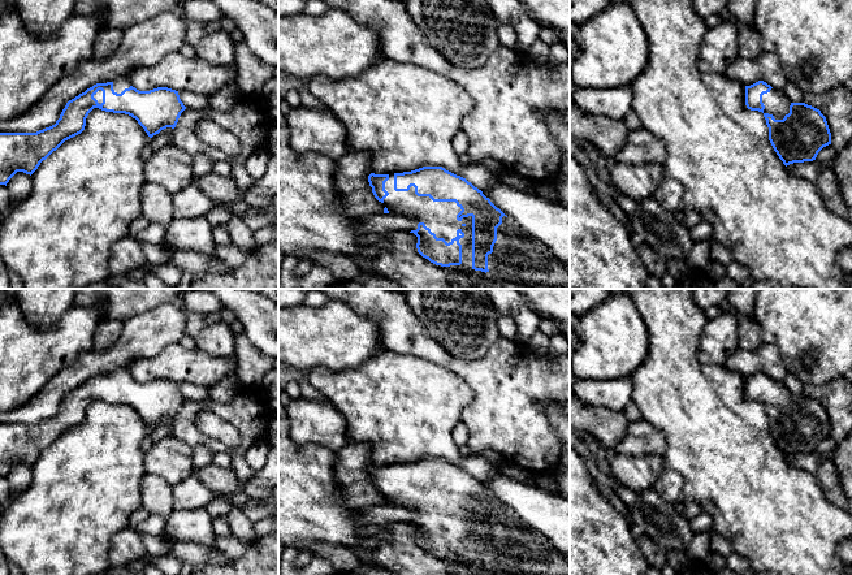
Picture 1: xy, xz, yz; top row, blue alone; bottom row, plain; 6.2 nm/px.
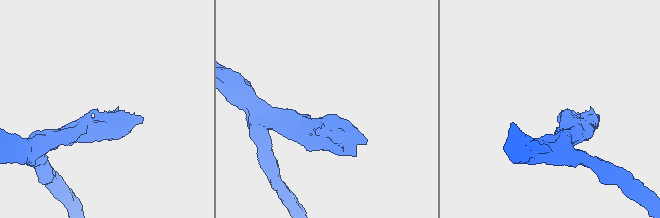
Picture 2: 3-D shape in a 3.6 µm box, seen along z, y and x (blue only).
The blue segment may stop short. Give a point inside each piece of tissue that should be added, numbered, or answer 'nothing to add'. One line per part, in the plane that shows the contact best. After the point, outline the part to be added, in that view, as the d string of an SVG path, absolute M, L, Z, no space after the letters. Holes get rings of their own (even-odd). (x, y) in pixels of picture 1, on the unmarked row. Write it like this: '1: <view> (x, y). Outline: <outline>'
1: xz (440, 509). Outline: M389 464L385 474L389 487L384 490L384 497L392 506L401 506L424 514L437 529L444 529L447 535L457 528L460 520L464 528L459 531L462 536L462 557L472 561L472 507L457 511L462 502L455 493L433 493L429 488L418 488L415 479L408 483L394 481L394 466Z

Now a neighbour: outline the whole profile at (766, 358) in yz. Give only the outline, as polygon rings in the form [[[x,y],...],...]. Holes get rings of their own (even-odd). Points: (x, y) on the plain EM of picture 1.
[[[761,343],[753,350],[738,349],[725,367],[740,373],[744,379],[764,372],[773,380],[784,382],[788,375],[779,349],[771,343]]]

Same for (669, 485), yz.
[[[665,468],[652,488],[669,505],[683,501],[683,480],[674,470]]]

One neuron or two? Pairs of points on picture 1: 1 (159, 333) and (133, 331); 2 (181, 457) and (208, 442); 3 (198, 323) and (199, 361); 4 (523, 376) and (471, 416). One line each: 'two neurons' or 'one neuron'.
1: one neuron
2: two neurons
3: two neurons
4: one neuron

